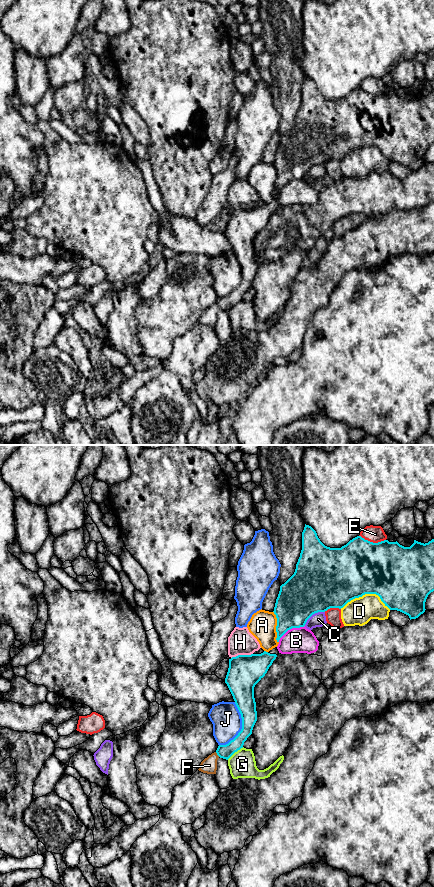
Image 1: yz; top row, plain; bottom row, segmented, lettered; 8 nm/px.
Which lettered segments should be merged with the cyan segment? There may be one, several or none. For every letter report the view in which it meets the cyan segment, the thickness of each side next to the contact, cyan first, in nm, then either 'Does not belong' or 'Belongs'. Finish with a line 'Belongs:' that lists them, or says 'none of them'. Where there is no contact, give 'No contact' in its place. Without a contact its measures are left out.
A: Touches cyan in yz. Thickness 320 nm (cyan) against 220 nm. Does not belong
B: Touches cyan in yz. Thickness 340 nm (cyan) against 200 nm. Does not belong
C: Touches cyan in yz. Thickness 440 nm (cyan) against 110 nm. Does not belong
D: Touches cyan in yz. Thickness 440 nm (cyan) against 220 nm. Does not belong
E: Touches cyan in yz. Thickness 440 nm (cyan) against 140 nm. Does not belong
F: Touches cyan in yz. Thickness 110 nm (cyan) against 130 nm. Belongs
G: Touches cyan in yz. Thickness 110 nm (cyan) against 220 nm. Does not belong
H: Touches cyan in yz. Thickness 280 nm (cyan) against 200 nm. Does not belong
J: Touches cyan in yz. Thickness 160 nm (cyan) against 240 nm. Does not belong
Belongs: F

